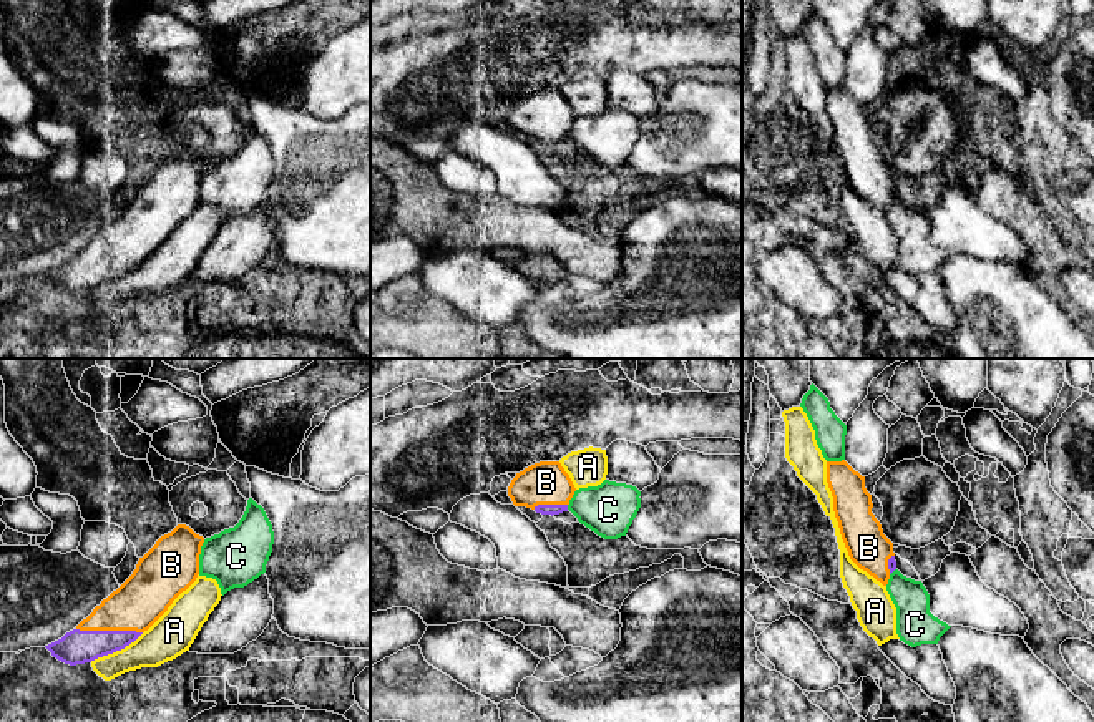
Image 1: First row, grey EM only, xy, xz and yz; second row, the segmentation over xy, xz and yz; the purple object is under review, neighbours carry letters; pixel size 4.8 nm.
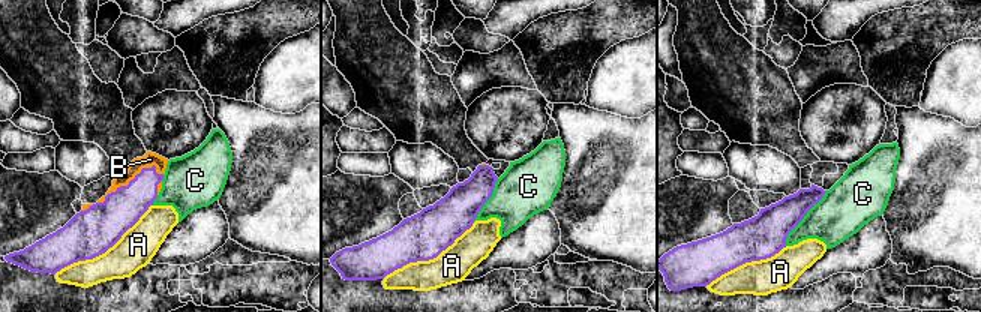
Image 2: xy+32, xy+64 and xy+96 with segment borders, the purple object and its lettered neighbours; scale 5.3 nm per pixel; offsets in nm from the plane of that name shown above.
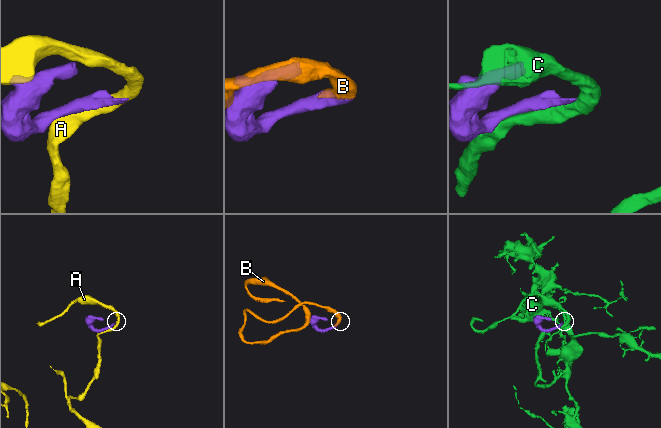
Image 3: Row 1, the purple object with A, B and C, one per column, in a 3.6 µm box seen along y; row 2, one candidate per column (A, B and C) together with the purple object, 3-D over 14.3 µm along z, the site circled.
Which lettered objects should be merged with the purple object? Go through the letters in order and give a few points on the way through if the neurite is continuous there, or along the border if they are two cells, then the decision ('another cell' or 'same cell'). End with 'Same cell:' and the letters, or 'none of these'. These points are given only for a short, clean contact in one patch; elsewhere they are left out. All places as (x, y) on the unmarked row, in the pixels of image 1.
A: another cell
B: same cell
C: another cell
Same cell: B

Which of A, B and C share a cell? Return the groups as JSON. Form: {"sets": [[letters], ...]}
{"sets": [["A", "C"], ["B"]]}

